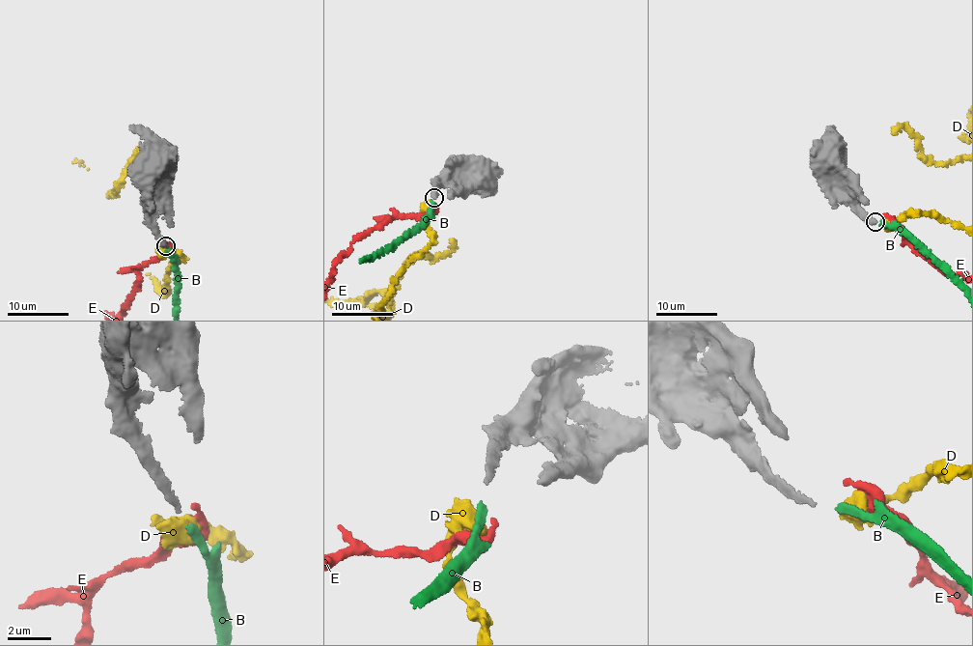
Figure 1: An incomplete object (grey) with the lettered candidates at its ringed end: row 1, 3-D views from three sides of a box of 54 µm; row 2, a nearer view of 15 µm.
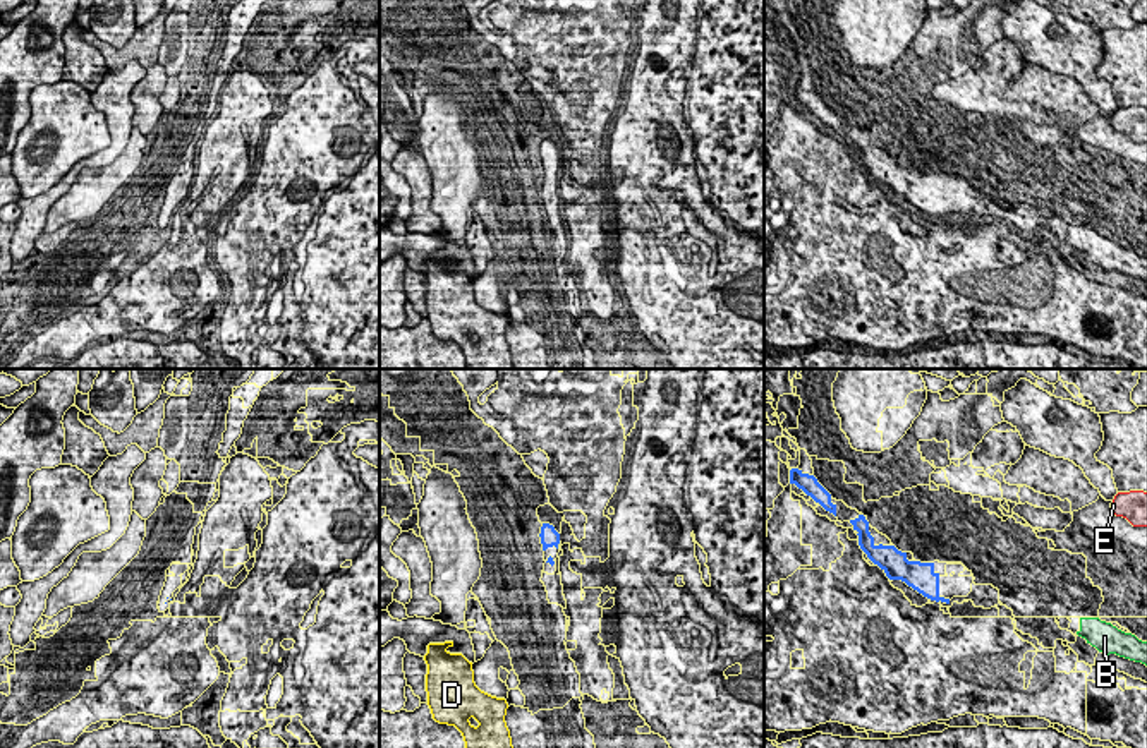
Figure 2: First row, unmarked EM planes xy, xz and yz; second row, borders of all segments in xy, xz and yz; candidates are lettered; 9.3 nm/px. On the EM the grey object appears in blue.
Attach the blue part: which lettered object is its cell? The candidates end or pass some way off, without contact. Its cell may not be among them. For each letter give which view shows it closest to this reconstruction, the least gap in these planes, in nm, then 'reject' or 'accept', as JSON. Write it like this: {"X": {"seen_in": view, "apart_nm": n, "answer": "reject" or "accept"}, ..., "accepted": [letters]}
{"B": {"seen_in": "yz", "apart_nm": 1250, "answer": "accept"}, "D": {"seen_in": "xz", "apart_nm": 1150, "answer": "reject"}, "E": {"seen_in": "yz", "apart_nm": 1750, "answer": "reject"}, "accepted": ["B"]}

